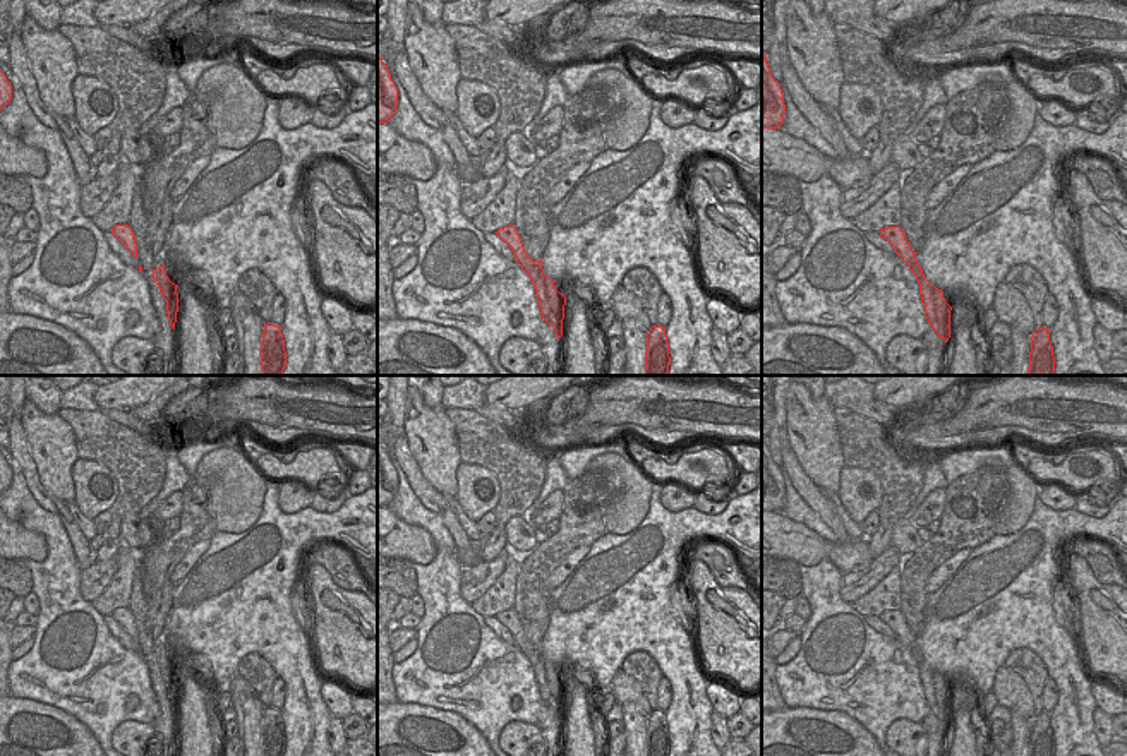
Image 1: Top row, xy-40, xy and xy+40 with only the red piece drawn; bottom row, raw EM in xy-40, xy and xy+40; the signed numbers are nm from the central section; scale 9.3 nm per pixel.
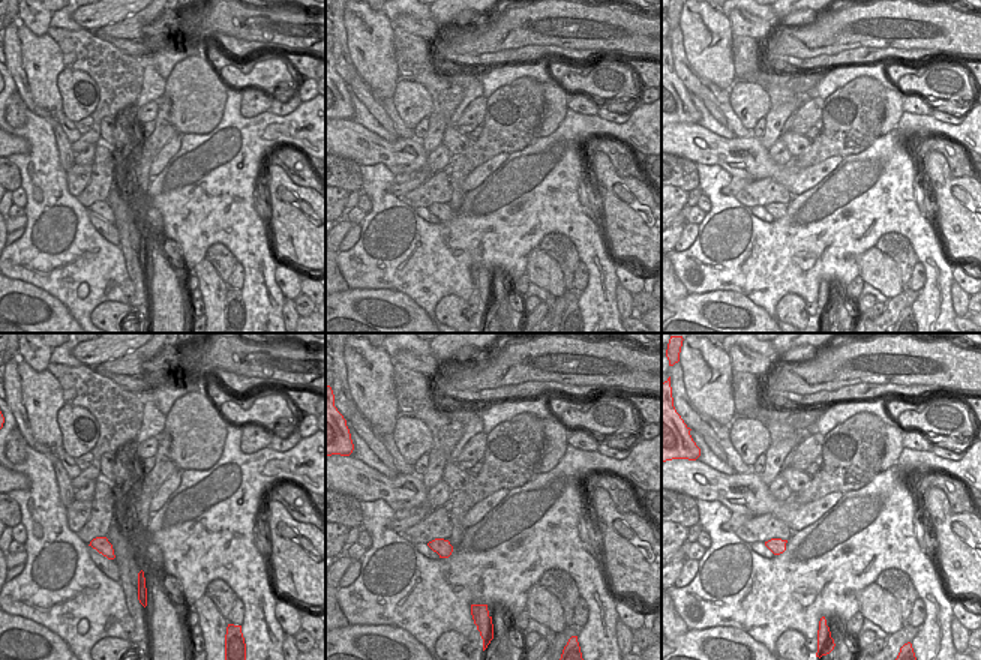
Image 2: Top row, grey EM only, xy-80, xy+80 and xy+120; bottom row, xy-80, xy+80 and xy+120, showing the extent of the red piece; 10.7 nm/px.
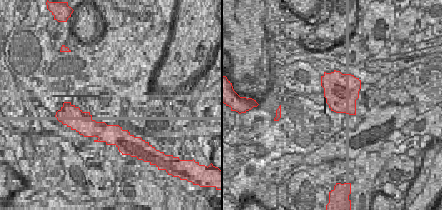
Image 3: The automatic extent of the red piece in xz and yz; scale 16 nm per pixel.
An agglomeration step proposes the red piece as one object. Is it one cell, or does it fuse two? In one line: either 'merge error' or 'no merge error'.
merge error

